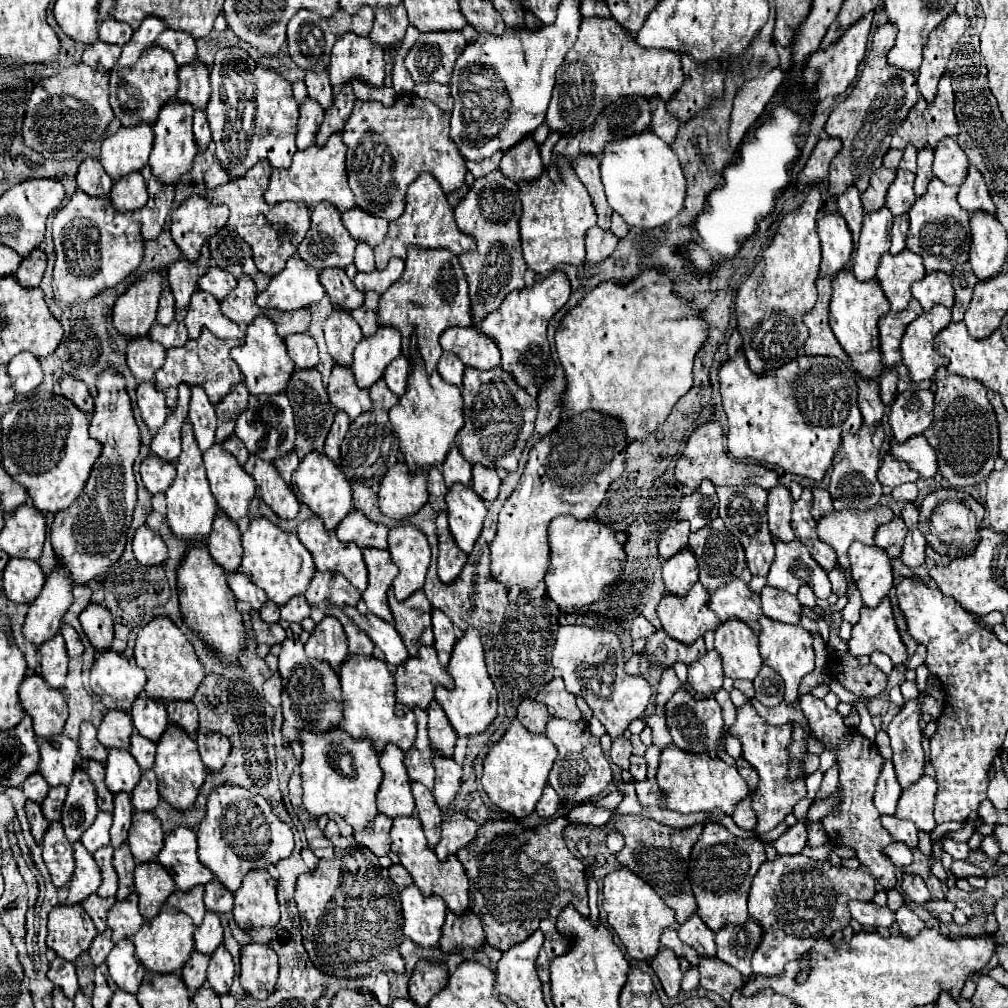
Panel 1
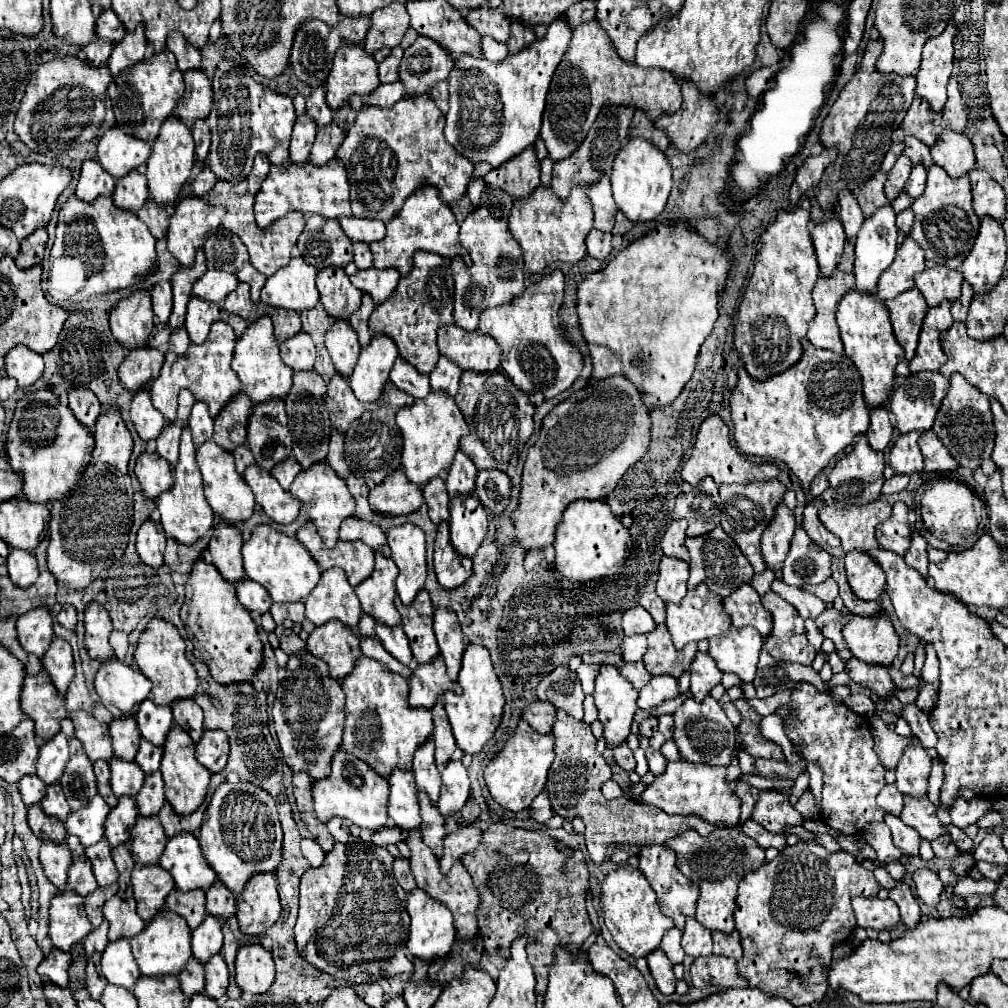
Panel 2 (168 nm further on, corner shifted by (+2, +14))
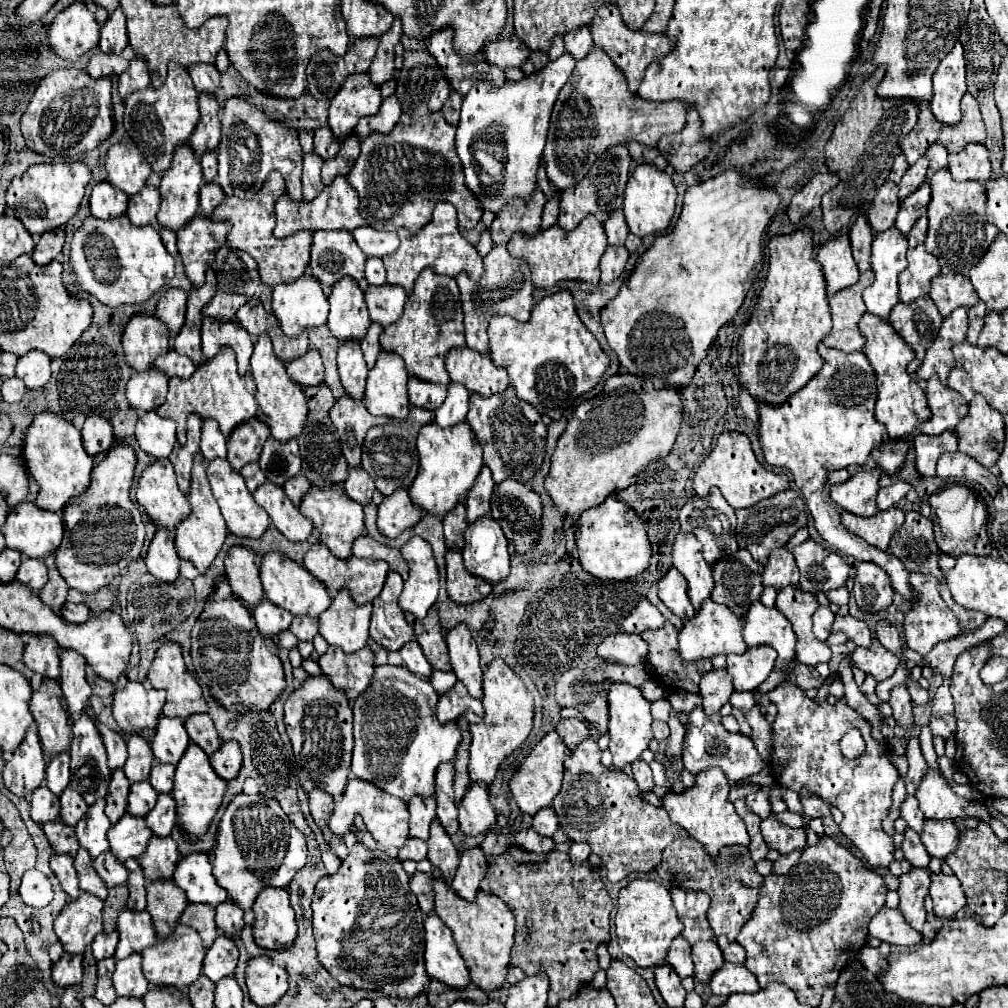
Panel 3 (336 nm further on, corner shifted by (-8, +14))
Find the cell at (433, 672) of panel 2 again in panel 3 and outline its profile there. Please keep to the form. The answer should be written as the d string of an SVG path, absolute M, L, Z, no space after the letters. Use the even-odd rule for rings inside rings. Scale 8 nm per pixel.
M461 681L447 693L447 695L441 695L439 697L439 703L437 703L437 717L439 721L445 725L445 723L457 723L457 719L461 715L465 715L465 711L471 709L475 715L483 717L483 705L479 699L471 697L465 689L465 685L461 685Z

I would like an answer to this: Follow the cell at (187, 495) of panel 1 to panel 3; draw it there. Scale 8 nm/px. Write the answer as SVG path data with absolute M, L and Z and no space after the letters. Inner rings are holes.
M197 455L195 457L195 465L193 465L193 481L191 481L191 491L189 491L189 503L191 503L191 515L181 521L181 525L177 525L175 531L175 547L181 559L193 563L201 575L207 573L207 569L213 565L217 553L223 547L223 541L227 537L227 527L225 527L225 519L221 517L219 505L211 493L205 469L203 469L203 457Z

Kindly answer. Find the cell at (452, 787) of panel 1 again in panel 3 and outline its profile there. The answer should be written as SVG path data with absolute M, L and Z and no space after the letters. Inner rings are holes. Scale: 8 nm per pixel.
M469 785L467 795L457 803L459 823L465 835L481 835L497 825L495 809L489 803L489 793L483 785Z

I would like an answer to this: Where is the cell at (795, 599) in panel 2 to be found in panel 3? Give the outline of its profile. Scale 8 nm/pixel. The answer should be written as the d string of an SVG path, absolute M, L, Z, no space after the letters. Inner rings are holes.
M819 607L813 619L813 633L819 641L827 641L827 637L831 635L831 627L835 623L835 615L831 613L829 607Z

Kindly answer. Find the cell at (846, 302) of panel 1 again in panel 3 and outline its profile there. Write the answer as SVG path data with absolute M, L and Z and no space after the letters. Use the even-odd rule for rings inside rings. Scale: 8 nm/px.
M865 313L865 317L861 319L861 331L865 333L863 351L877 373L879 399L875 405L875 417L887 427L887 437L883 441L879 457L879 469L887 475L895 475L905 463L905 455L909 451L909 437L919 429L921 423L931 419L931 411L927 407L927 397L923 389L907 373L907 365L915 359L915 353L913 349L909 349L909 345L905 345L905 341L901 341L891 323L881 321L871 313Z

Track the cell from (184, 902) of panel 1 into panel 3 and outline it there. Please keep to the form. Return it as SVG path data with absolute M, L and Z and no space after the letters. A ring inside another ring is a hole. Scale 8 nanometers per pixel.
M187 905L179 923L195 929L203 939L205 947L211 947L219 935L215 925L215 909L211 905Z

